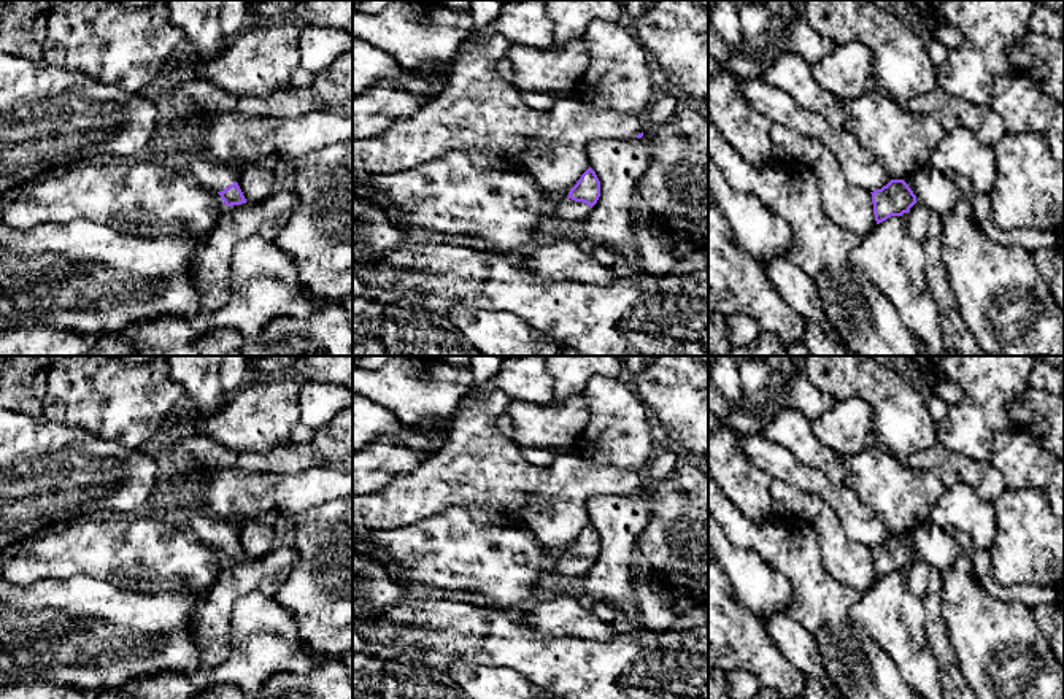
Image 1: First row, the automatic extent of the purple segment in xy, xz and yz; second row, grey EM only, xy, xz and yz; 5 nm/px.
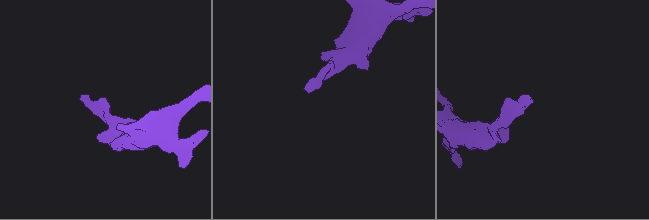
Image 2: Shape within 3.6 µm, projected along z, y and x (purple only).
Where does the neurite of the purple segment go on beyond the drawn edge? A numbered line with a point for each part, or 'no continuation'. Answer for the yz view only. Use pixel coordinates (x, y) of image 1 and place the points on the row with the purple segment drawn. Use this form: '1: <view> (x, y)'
no continuation

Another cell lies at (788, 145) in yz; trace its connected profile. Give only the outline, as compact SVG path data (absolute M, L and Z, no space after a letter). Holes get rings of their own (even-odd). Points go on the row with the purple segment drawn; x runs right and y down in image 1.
M780 124L770 126L769 137L775 159L785 162L797 162L813 168L819 160L819 156L826 151L823 143L816 138Z

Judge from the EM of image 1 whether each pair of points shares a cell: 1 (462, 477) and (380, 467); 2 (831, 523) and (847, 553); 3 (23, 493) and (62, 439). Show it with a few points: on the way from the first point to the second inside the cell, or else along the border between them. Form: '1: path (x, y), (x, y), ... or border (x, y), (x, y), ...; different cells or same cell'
1: border (434, 453), (412, 471), (399, 472), (380, 491); different cells
2: path (831, 531), (832, 539), (839, 545); same cell
3: path (27, 480), (56, 451); same cell

